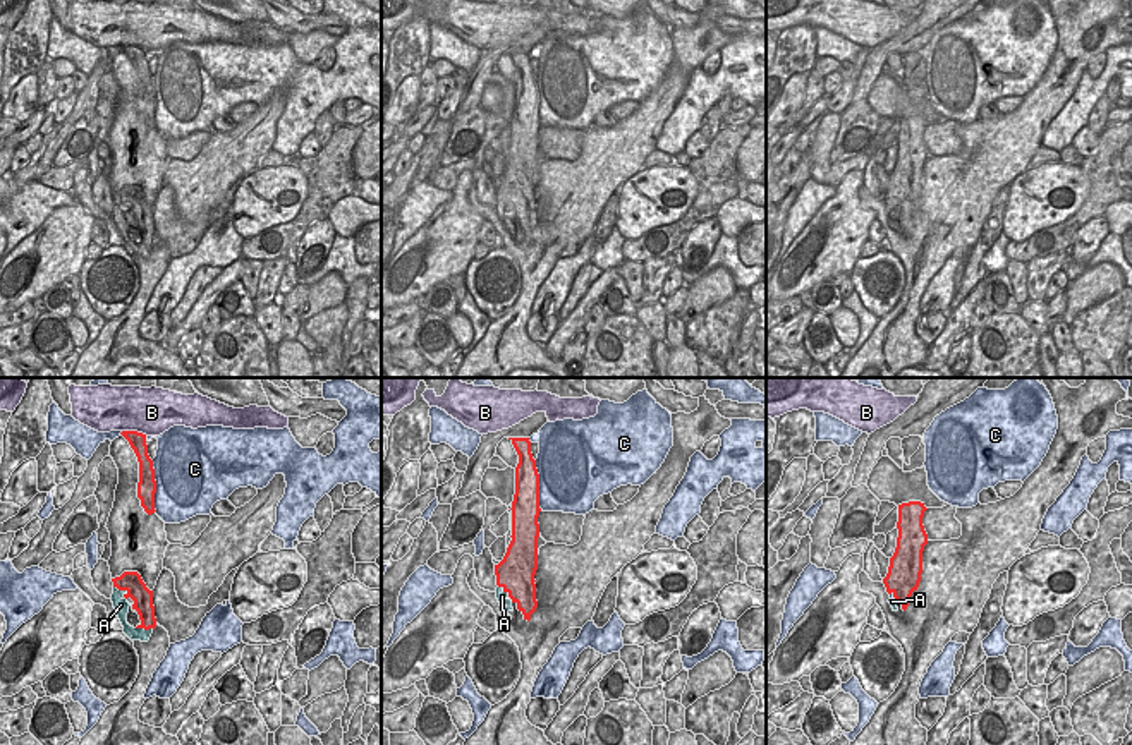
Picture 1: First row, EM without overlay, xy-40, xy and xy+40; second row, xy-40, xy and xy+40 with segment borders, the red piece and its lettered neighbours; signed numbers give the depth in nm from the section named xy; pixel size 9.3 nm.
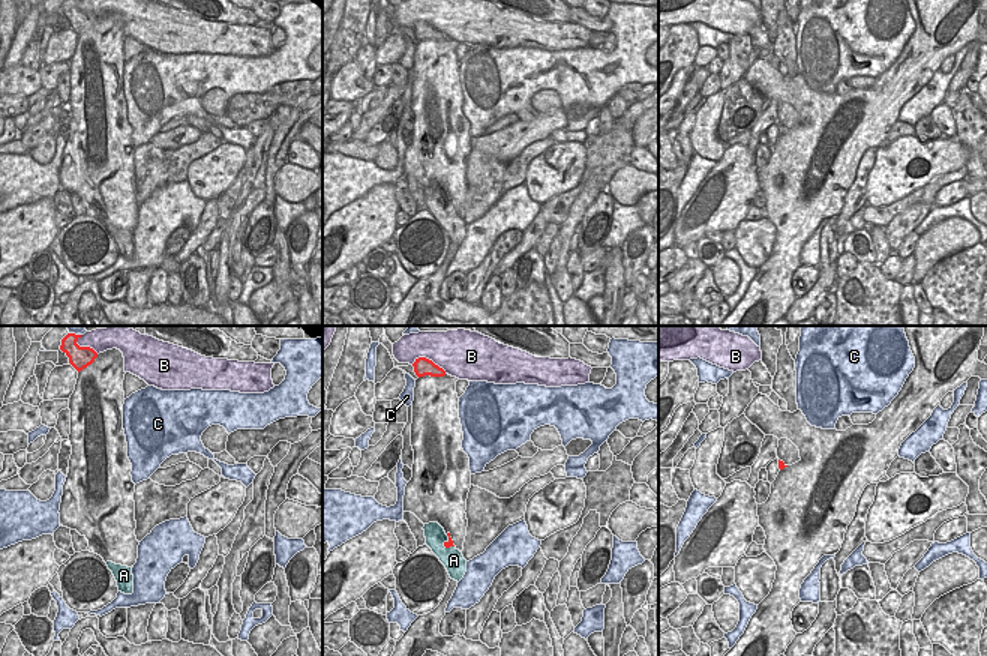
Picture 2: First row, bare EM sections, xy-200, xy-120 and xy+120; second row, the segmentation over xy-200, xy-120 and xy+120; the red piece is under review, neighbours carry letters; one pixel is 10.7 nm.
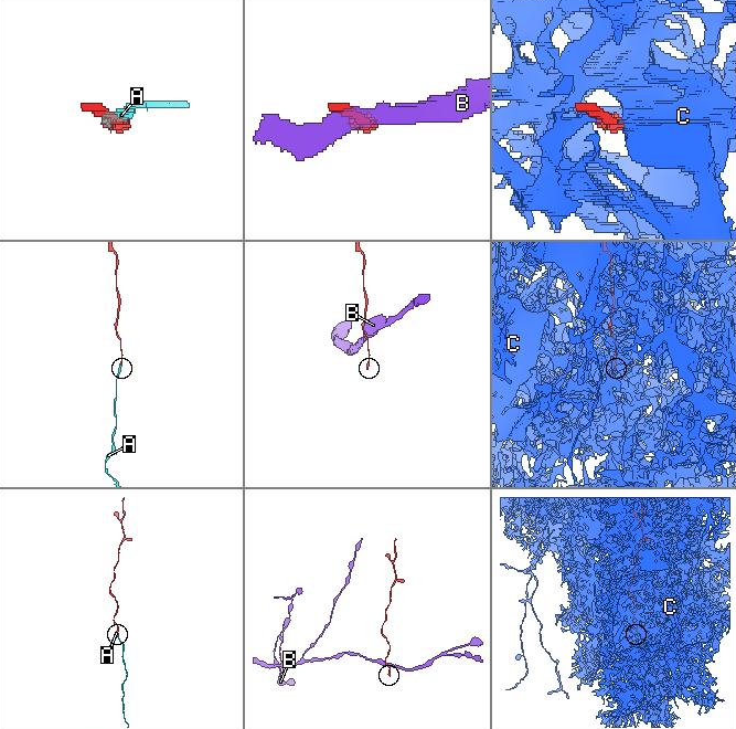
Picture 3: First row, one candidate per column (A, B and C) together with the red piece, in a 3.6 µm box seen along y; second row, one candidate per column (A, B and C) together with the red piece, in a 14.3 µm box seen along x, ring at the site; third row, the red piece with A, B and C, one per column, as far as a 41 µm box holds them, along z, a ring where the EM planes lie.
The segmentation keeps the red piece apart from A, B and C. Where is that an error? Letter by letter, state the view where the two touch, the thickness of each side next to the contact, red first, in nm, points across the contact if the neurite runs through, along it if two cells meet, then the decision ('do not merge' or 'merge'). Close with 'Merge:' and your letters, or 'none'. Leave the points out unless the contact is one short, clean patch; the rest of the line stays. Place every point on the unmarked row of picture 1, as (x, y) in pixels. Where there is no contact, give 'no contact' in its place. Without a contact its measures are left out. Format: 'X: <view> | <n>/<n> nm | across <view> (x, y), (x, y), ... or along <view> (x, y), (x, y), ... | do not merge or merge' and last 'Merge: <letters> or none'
A: xy-40 | 190/130 nm | merge
B: xy-40 | 160/440 nm | do not merge
C: xy-40 | 190/480 nm | do not merge
Merge: A

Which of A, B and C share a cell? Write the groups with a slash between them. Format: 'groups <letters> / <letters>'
groups A / B / C

